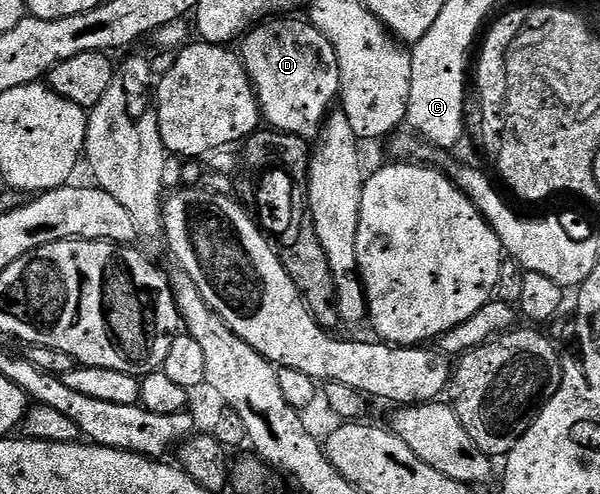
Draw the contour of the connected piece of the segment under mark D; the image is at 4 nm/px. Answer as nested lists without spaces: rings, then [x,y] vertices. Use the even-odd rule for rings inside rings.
[[[275,16],[253,26],[238,46],[240,60],[244,64],[244,71],[252,82],[252,90],[260,105],[260,117],[276,130],[281,130],[284,136],[315,139],[321,125],[333,109],[334,103],[340,97],[338,56],[334,48],[312,23],[298,16]]]

